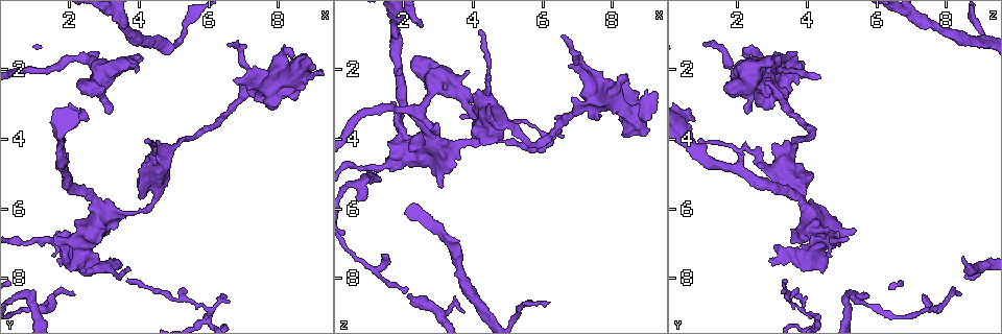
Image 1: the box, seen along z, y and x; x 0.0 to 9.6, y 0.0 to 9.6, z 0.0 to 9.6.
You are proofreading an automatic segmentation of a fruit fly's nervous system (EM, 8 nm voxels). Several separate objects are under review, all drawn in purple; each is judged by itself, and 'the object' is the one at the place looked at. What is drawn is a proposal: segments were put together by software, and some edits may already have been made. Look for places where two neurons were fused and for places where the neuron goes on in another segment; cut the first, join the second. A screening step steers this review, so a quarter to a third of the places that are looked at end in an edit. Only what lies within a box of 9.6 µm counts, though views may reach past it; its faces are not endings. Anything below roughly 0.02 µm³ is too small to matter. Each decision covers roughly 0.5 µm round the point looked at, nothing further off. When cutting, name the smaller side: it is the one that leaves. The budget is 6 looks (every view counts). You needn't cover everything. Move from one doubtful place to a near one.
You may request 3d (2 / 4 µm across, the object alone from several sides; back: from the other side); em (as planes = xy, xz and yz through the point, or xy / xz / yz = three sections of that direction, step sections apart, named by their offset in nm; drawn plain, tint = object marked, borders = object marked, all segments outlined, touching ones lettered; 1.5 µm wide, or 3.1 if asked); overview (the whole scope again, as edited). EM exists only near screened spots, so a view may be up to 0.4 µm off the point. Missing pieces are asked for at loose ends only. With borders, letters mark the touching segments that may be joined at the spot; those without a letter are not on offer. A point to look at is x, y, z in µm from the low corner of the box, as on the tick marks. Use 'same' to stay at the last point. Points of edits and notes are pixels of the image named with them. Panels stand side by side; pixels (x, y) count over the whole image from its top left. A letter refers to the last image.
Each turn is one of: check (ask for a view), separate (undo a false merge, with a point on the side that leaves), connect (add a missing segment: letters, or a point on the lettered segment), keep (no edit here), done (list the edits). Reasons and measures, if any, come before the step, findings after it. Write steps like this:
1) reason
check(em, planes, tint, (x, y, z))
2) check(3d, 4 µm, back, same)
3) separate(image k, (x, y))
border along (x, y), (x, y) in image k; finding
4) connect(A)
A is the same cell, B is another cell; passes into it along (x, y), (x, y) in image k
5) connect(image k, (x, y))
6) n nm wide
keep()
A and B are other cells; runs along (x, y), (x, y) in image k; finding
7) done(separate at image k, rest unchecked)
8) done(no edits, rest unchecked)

branch stops here
check(em, xy, step 8, plain, (4.10, 1.65, 3.35))

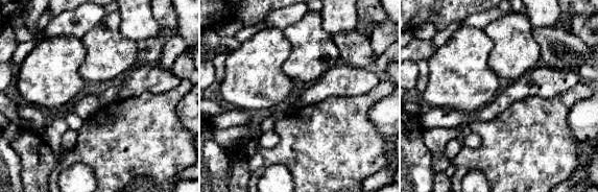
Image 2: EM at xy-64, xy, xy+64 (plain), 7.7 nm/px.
check(em, xy, step 8, borders, same)

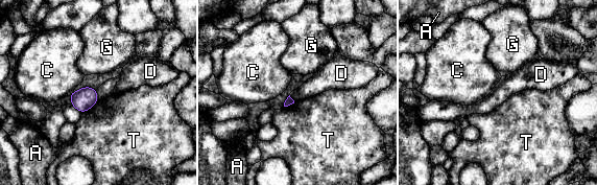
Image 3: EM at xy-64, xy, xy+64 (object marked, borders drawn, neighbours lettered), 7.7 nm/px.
keep()
A, C, D, G and T are other cells; border along (289, 95), (294, 101) in image 3; none of them fits

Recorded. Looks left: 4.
free end
check(3d, 2 µm, (3.15, 3.25, 2.30))

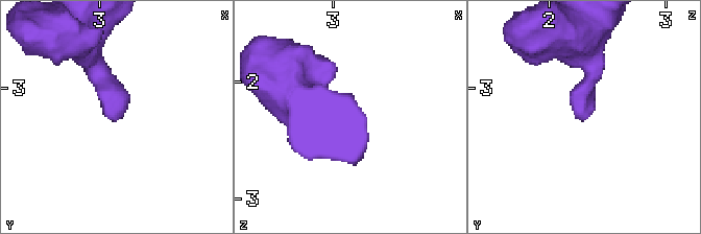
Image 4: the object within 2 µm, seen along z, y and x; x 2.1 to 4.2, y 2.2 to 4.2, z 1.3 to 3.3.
need the tissue
check(em, planes, plain, (3.16, 3.30, 2.26))

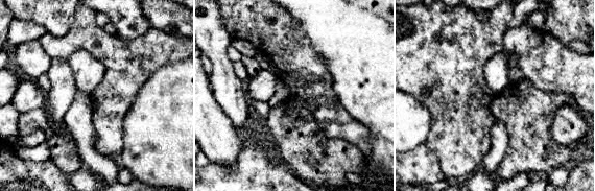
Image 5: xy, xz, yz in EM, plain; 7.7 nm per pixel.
see the neighbours
check(em, planes, borders, same)

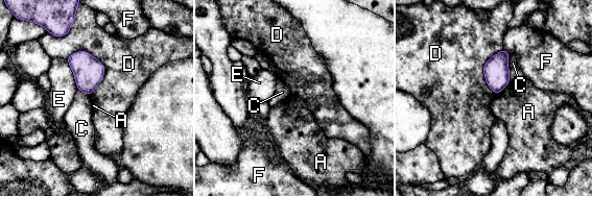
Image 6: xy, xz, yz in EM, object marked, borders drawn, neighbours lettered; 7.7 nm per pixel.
keep()
A, C, D, E and F are other cells; border along (78, 50), (104, 68), (90, 95) in image 6; no lettered segment goes on from it

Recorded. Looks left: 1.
branch stops here
check(em, planes, borders, (6.50, 1.25, 1.00))

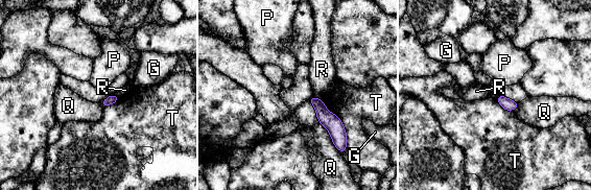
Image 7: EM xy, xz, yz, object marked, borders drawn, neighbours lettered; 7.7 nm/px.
keep()
G, P, Q, R and T are other cells; none of them fits

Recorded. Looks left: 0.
done(no edits, rest unchecked)

